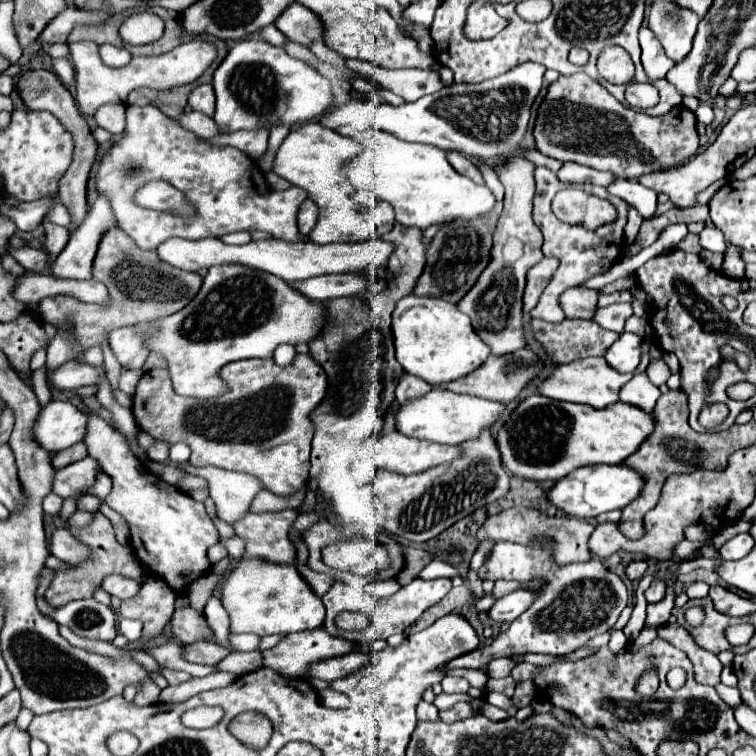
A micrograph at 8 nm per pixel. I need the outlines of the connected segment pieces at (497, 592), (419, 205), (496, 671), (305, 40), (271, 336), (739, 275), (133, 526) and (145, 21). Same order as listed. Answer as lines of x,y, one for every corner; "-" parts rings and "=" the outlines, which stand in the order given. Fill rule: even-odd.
498,580
498,582
494,584
492,596
494,596
494,598
500,598
500,596
506,596
508,592
512,592
512,590
516,590
516,588
520,588
520,584
518,584
518,582
506,582
506,580
=
368,130
356,136
362,152
342,166
342,174
350,178
356,190
370,190
380,200
394,206
396,220
404,226
426,230
432,224
446,224
454,218
482,216
494,206
494,194
488,186
478,186
466,176
460,176
446,160
446,154
428,144
400,140
382,130
=
512,657
496,658
488,664
488,675
490,678
507,677
517,665
518,663
=
290,4
284,14
276,20
276,28
288,36
288,40
310,46
312,40
322,38
322,24
316,14
312,14
302,4
=
224,266
208,270
198,296
186,308
168,318
140,322
138,328
148,350
160,354
168,362
174,390
178,394
198,400
214,400
226,394
228,390
228,386
220,378
222,366
244,358
272,358
272,352
278,344
294,346
298,342
310,342
322,326
322,312
324,308
320,304
300,296
296,290
288,288
288,284
276,276
268,276
250,268
=
728,241
726,244
728,248
724,255
722,270
731,278
742,279
745,277
745,262
740,258
740,248
=
84,404
82,410
88,416
86,436
84,436
84,444
88,446
88,456
98,460
102,472
112,478
112,492
108,494
106,504
112,510
116,510
128,522
128,526
130,526
130,546
132,546
136,558
140,560
140,564
146,570
152,570
160,578
164,578
168,582
168,586
172,586
176,592
184,592
188,588
188,584
192,584
196,578
200,578
202,574
208,572
210,562
206,558
206,550
212,544
216,544
216,538
218,538
218,532
216,532
210,516
206,514
204,504
202,502
194,502
186,492
174,490
174,486
166,484
158,476
154,476
148,470
144,470
144,464
130,452
130,448
124,442
124,436
120,432
112,430
96,414
96,410
92,410
88,404
=
152,12
132,14
120,26
122,40
134,46
156,42
162,38
162,34
164,34
164,22
160,18
156,18

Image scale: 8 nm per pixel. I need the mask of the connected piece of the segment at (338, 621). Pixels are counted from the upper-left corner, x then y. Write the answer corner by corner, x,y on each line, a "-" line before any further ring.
344,611
335,619
335,624
340,630
348,630
348,632
362,632
370,626
370,618
364,616
362,612

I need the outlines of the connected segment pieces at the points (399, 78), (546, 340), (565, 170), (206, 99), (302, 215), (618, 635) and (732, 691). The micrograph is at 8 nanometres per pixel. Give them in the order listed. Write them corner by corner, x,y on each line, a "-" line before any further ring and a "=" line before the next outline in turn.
344,58
344,66
364,74
368,78
372,78
376,84
392,90
394,94
402,96
408,102
418,100
420,96
426,94
434,94
440,88
444,88
438,70
440,64
434,62
430,68
402,68
402,70
386,70
386,68
378,68
372,66
368,62
360,62
360,60
352,60
352,58
=
532,318
530,326
532,326
534,340
542,346
544,354
558,364
564,364
564,362
570,362
570,360
576,360
576,358
604,356
604,352
618,340
616,332
604,330
592,320
568,320
566,318
558,324
552,324
552,322
546,322
546,320
540,320
540,318
=
564,162
562,168
558,170
558,178
564,184
578,184
578,182
584,184
584,182
588,182
588,184
598,184
598,186
608,186
614,180
614,176
610,172
596,172
592,168
580,166
576,162
568,162
568,164
=
210,84
196,86
188,96
188,106
192,110
196,110
196,112
212,116
214,114
214,92
212,92
212,86
=
310,198
302,202
302,206
298,210
298,228
300,228
300,234
308,236
312,232
312,228
318,222
318,214
320,214
320,210
318,210
318,206
=
612,630
612,632
610,632
610,642
608,642
608,646
610,646
612,652
622,650
626,644
628,644
628,638
624,636
622,630
=
718,684
718,686
716,686
716,692
718,692
718,696
720,696
728,706
732,706
732,708
734,708
734,706
738,706
738,704
742,704
738,688
730,688
730,686

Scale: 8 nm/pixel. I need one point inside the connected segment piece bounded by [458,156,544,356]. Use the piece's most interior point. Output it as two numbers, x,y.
494,304

